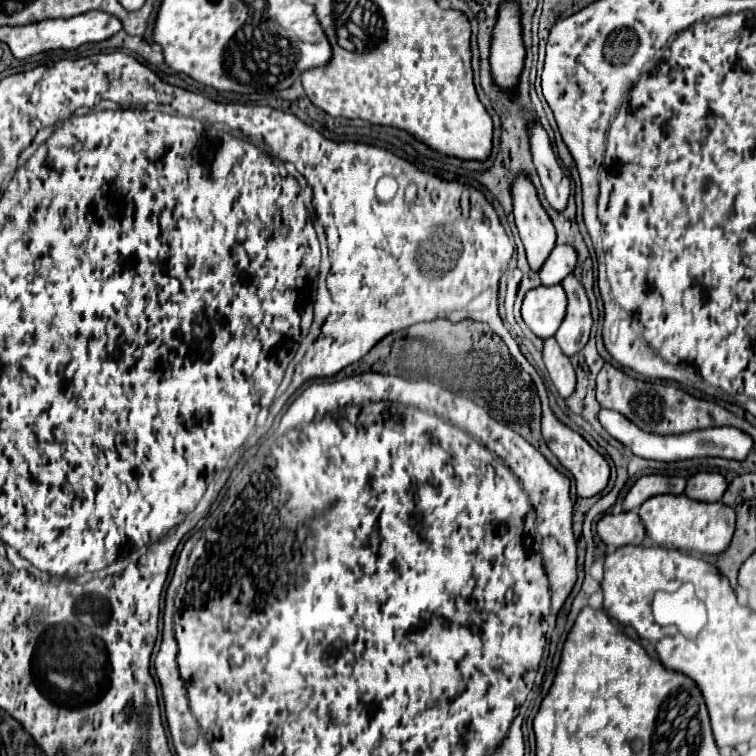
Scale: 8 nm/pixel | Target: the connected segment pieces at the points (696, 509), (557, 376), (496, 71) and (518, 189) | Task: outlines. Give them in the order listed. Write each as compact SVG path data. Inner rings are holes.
M660 495L650 497L640 507L640 517L646 527L646 535L662 547L676 547L690 555L720 555L728 551L734 527L736 527L736 513L732 507L716 501L716 503L702 503L694 501L686 495Z
M554 337L544 341L544 365L550 373L552 383L558 389L560 397L568 399L572 395L572 391L576 389L576 373L572 369L570 359L562 353L562 349Z
M508 3L500 7L500 23L496 27L492 49L490 49L490 67L496 85L502 89L514 89L518 75L524 65L524 45L520 29L520 11L516 5Z
M516 177L512 185L514 217L520 231L520 239L526 247L526 257L532 271L540 271L548 255L556 245L556 229L540 205L534 185L528 177Z

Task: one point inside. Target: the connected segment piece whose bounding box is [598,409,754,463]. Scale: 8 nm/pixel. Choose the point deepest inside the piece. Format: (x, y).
(731, 443)

